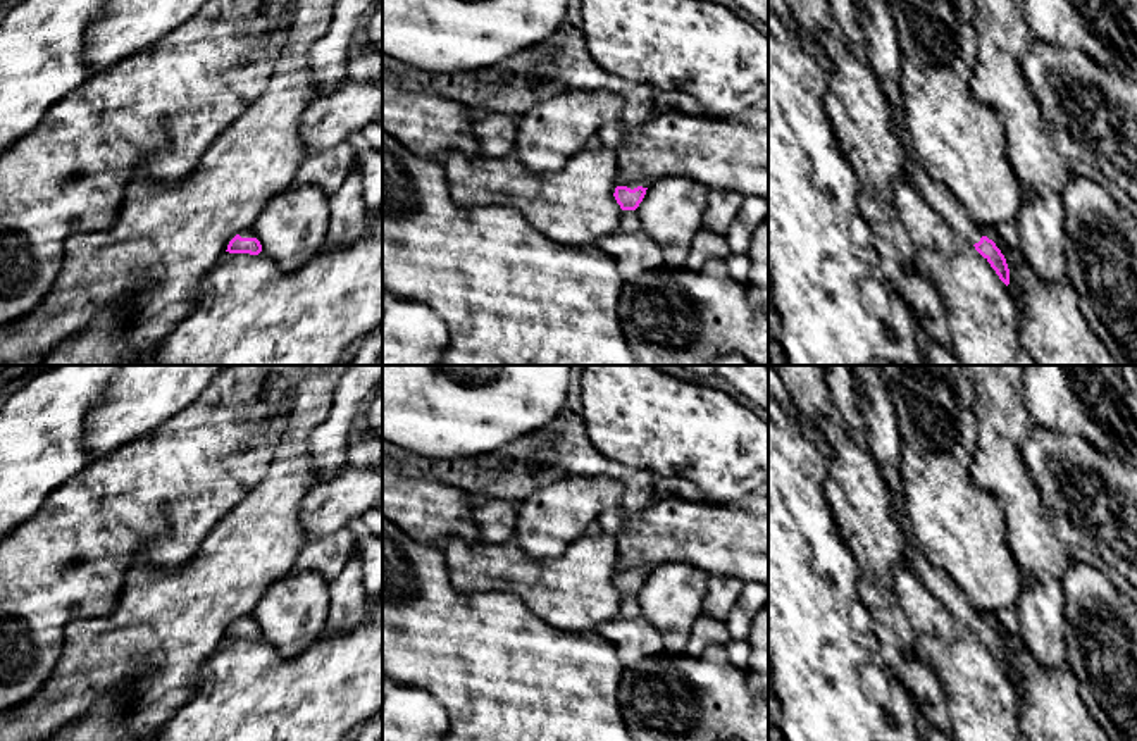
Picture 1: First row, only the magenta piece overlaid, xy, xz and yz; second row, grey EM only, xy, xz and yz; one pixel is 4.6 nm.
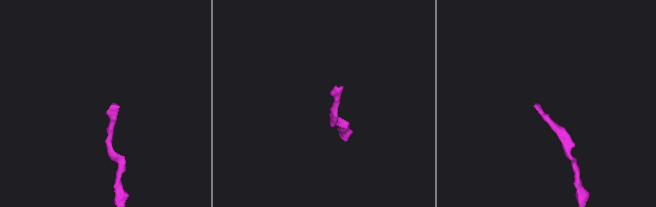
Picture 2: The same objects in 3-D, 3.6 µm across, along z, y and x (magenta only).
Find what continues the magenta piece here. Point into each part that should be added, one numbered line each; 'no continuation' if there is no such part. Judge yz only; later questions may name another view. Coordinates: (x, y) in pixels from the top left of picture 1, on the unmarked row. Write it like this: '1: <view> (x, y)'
1: yz (882, 438)

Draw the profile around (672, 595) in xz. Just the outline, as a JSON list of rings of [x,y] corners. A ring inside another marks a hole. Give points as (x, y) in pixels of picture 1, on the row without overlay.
[[[665,562],[648,570],[636,595],[643,617],[665,641],[665,653],[686,653],[693,624],[701,615],[710,574],[691,564]]]

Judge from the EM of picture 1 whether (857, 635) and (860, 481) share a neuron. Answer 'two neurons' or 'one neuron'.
two neurons

